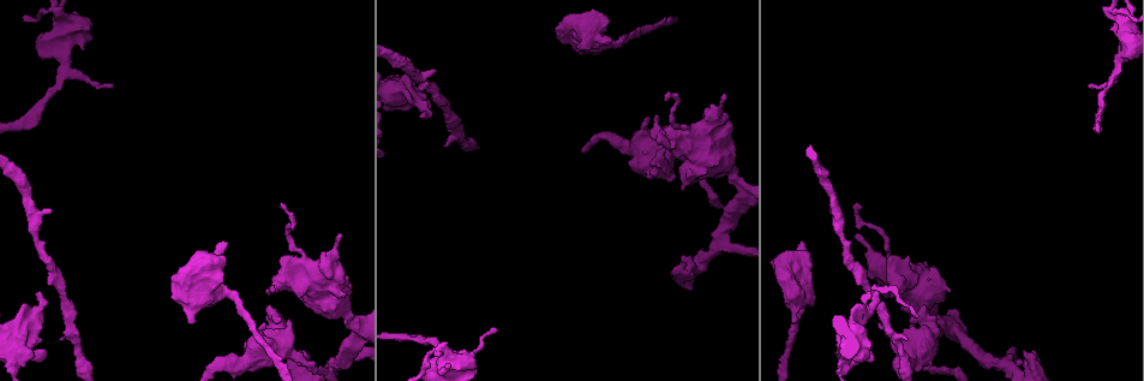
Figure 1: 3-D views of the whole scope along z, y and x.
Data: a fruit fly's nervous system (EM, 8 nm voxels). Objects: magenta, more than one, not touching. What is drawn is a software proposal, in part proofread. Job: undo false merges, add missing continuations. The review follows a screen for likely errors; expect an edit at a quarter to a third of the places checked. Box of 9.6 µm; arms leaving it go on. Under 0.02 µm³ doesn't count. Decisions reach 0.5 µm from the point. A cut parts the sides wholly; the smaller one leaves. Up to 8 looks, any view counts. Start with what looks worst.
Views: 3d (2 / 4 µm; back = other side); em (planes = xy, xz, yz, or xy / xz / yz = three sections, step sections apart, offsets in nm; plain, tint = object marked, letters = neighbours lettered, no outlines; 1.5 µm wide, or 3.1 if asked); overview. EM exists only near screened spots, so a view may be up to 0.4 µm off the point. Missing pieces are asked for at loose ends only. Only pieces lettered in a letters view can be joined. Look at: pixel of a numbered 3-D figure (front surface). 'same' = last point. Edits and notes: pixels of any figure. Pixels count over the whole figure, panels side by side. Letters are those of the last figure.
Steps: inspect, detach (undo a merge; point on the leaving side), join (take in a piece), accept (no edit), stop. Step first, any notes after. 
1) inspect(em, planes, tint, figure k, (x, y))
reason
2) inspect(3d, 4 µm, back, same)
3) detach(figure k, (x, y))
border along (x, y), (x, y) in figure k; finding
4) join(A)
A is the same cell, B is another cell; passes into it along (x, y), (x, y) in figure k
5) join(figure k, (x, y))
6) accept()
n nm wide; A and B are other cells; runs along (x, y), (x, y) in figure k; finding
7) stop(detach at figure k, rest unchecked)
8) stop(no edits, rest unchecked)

inspect(em, xy, step 4, letters, figure 1, (795, 322))
branch stops here

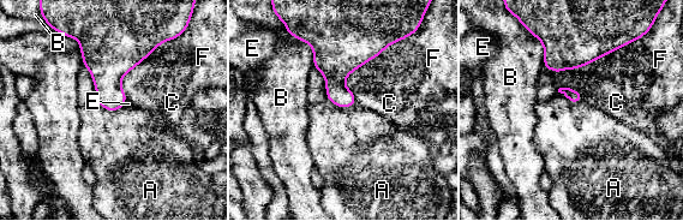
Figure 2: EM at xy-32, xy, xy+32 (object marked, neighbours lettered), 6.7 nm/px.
accept()
A, B, C, E and F are other cells; border along (327, 97), (340, 107), (355, 103) in figure 2; no lettered piece goes on from it

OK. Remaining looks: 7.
inspect(3d, 2 µm, figure 1, (657, 115))
stops while still wide

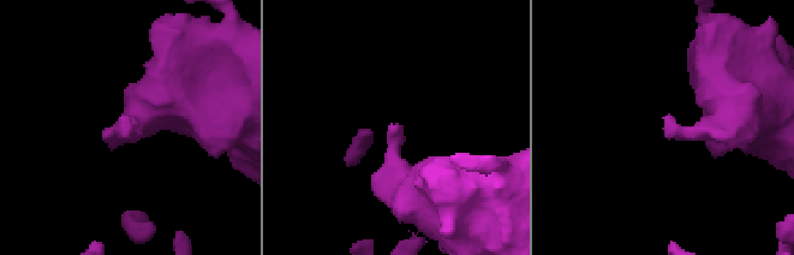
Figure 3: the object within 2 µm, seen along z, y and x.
inspect(em, xz, step 8, letters, figure 3, (664, 119))
need the tissue

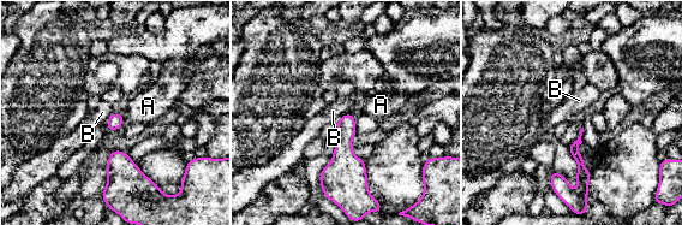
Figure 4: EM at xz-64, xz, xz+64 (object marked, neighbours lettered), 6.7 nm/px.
inspect(em, planes, letters, same)

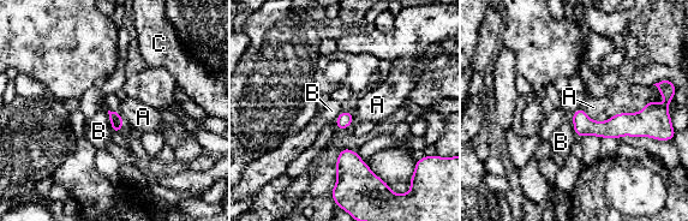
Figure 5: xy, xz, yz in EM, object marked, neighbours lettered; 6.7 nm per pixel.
accept()
A, B and C are other cells; runs along (575, 115), (588, 127), (647, 120) in figure 5; none of them fits

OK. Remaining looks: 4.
inspect(em, planes, tint, figure 1, (933, 312))

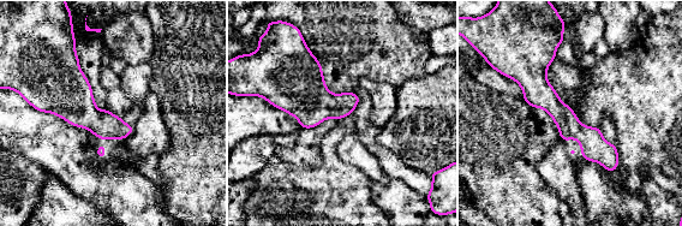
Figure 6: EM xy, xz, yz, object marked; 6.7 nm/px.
inspect(em, planes, letters, same)
see the neighbours

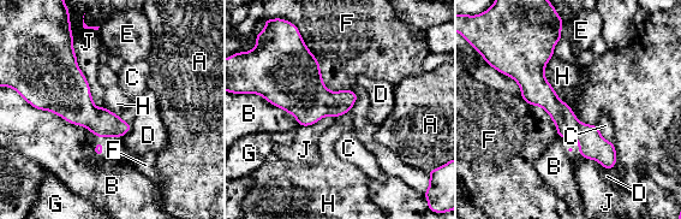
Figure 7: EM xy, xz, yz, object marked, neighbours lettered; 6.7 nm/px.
accept()
B touches over 650 nm; A, B, C, D, E, F, G, H and J are other cells; runs along (550, 46), (537, 89), (609, 166) in figure 7; one neuron here

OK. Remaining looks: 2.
inspect(em, planes, plain, figure 1, (66, 73))
a fork

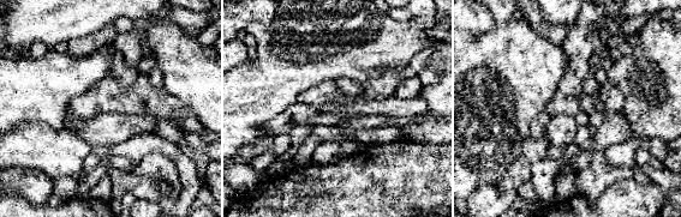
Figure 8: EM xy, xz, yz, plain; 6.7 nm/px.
inspect(em, planes, letters, same)
what lies round it

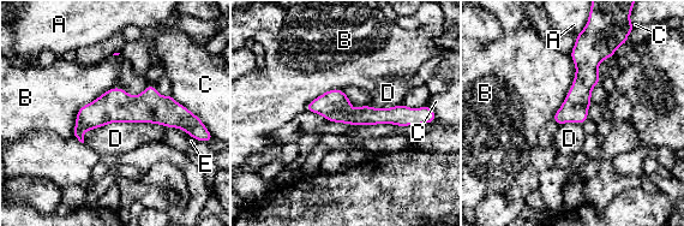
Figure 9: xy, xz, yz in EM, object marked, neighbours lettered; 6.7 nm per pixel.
accept()
A, B, C, D and E are other cells; runs along (186, 116), (104, 109), (77, 135) in figure 9; one neuron here

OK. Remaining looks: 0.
stop(no edits, rest unchecked)

